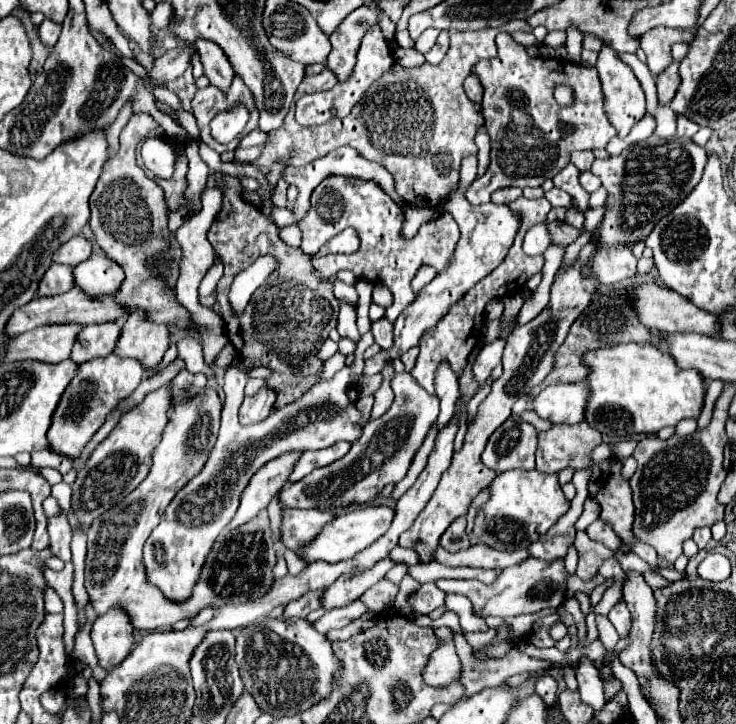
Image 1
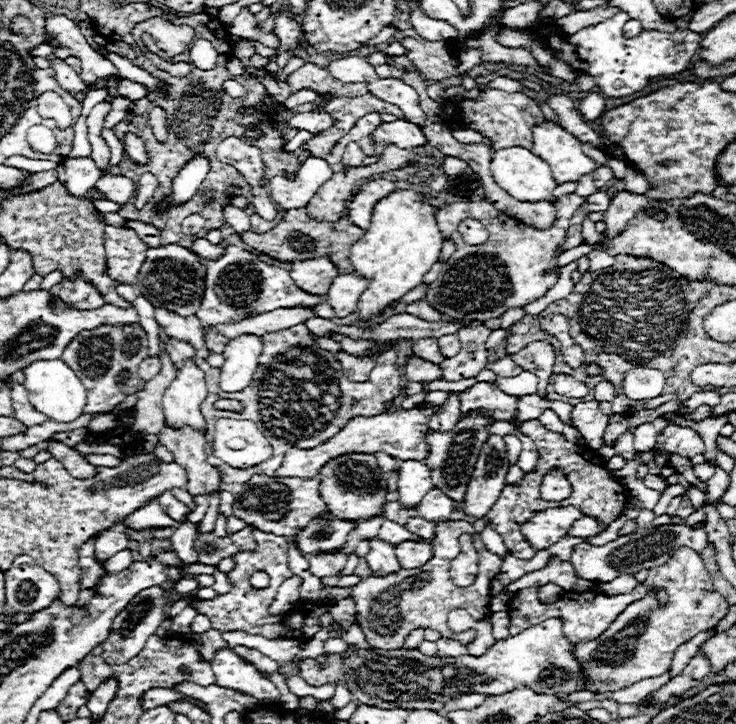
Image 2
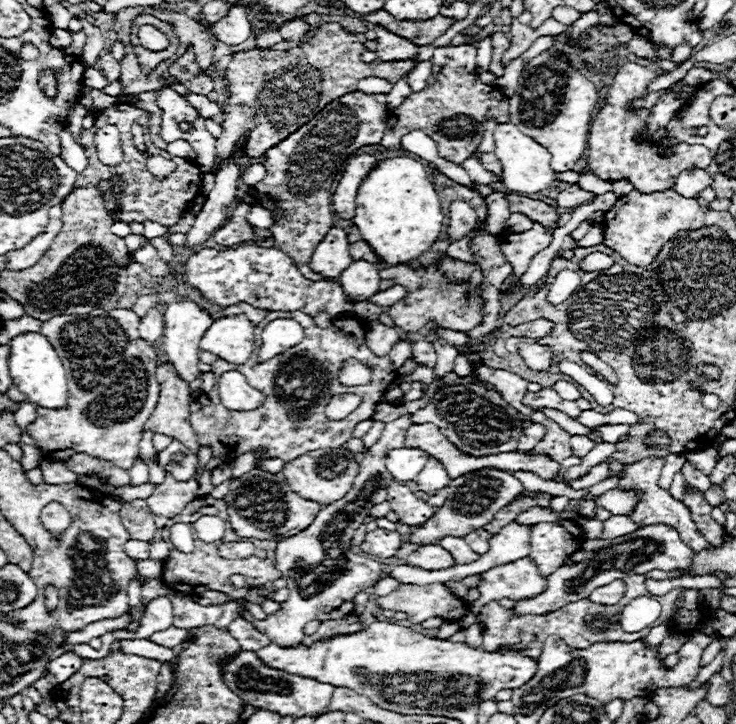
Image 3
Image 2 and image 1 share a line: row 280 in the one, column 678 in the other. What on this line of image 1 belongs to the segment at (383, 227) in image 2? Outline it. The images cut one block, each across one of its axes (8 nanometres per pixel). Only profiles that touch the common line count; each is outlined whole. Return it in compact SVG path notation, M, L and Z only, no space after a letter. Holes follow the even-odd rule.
M618 344L586 352L582 364L588 368L586 386L590 390L586 422L600 430L606 440L622 440L628 434L656 434L666 426L676 426L684 418L698 418L704 406L702 380L696 370L680 370L670 354L662 354L652 344Z

